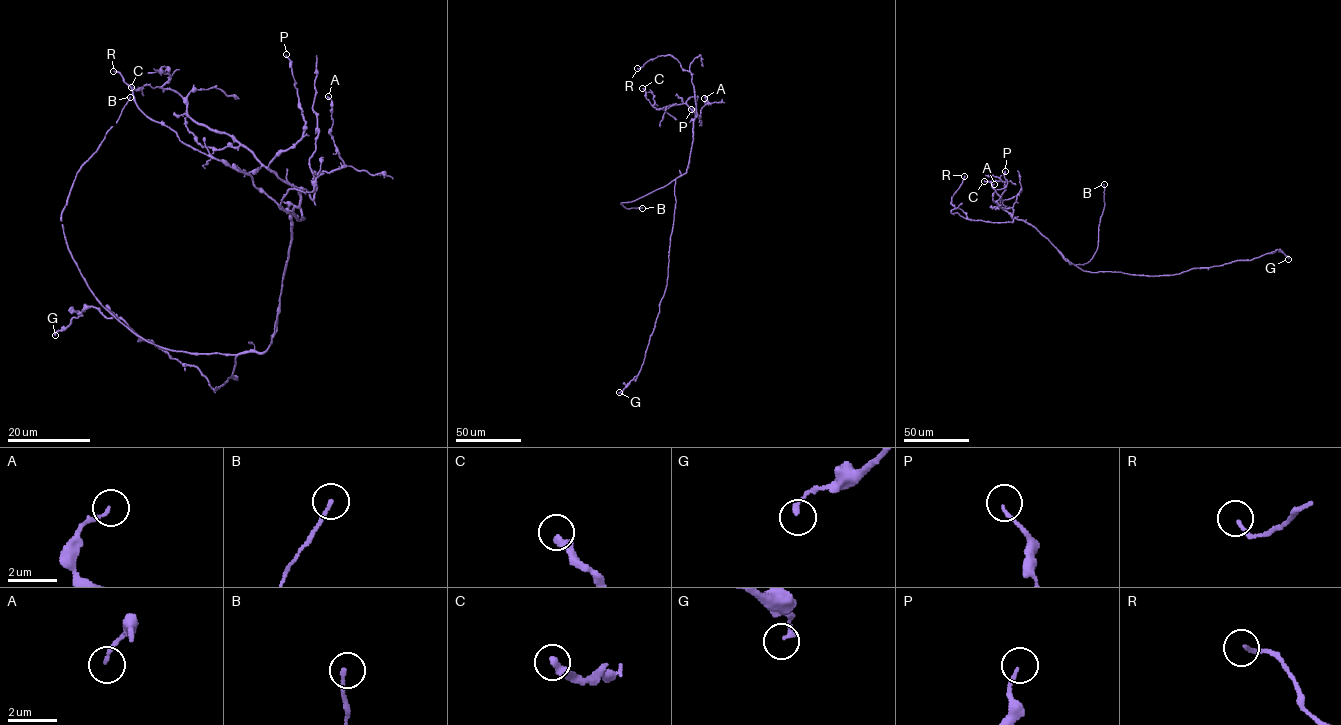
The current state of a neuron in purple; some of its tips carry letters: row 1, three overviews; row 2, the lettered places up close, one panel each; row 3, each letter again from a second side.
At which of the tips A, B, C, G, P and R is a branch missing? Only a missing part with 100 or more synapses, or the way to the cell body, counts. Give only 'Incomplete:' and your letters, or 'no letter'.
Incomplete: B

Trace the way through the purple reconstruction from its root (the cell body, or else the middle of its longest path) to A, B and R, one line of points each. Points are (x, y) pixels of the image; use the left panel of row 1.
A: (232, 375), (238, 354), (263, 352), (274, 333), (299, 194), (312, 199), (314, 173), (343, 165), (328, 96)
B: (232, 375), (234, 355), (171, 351), (133, 333), (93, 295), (67, 247), (61, 212), (75, 176), (130, 97)
R: (232, 375), (238, 354), (270, 344), (291, 214), (301, 209), (297, 220), (248, 174), (150, 119), (113, 71)

